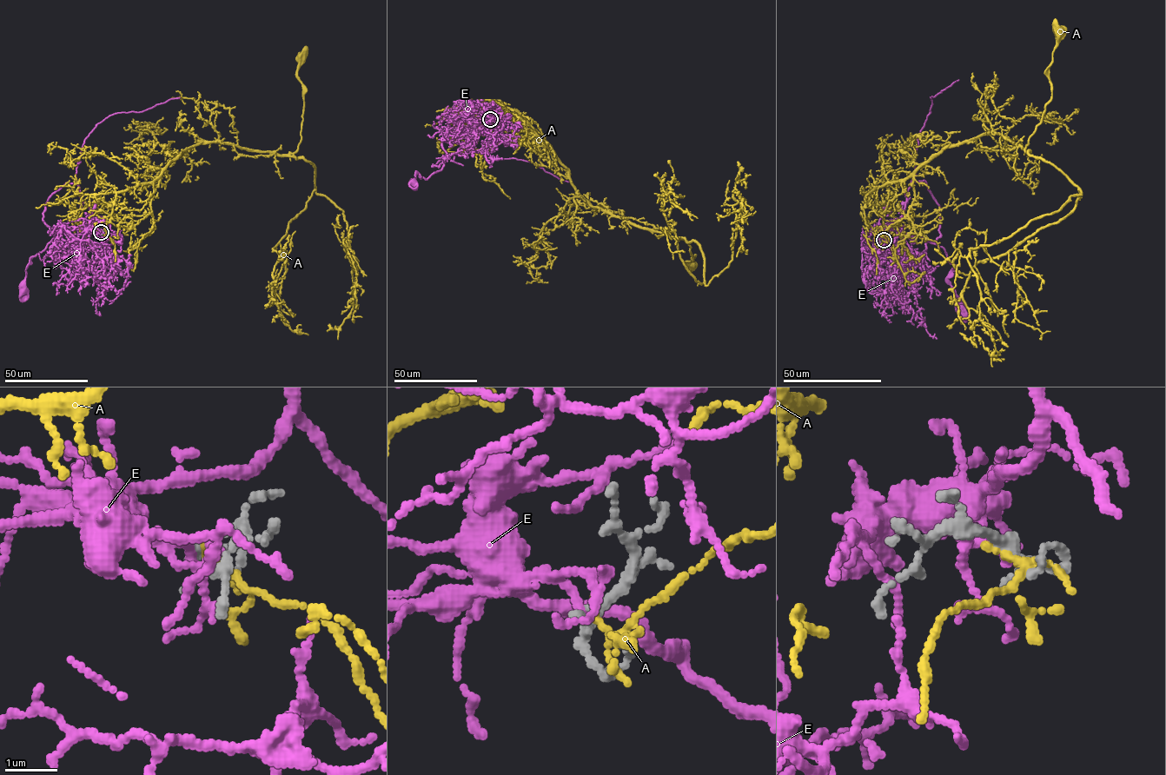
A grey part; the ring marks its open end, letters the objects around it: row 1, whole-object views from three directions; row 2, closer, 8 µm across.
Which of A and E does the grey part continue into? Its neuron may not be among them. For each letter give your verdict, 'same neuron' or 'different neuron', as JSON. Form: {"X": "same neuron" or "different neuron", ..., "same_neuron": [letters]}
{"A": "different neuron", "E": "same neuron", "same_neuron": ["E"]}

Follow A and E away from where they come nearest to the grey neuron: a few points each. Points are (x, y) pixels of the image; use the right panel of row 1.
A: (884, 240), (872, 248), (865, 237), (864, 196), (875, 188), (985, 133), (1026, 147), (1051, 96), (1058, 33)
E: (884, 240), (884, 232), (896, 237), (911, 234), (941, 246), (955, 266), (948, 279), (960, 309)

